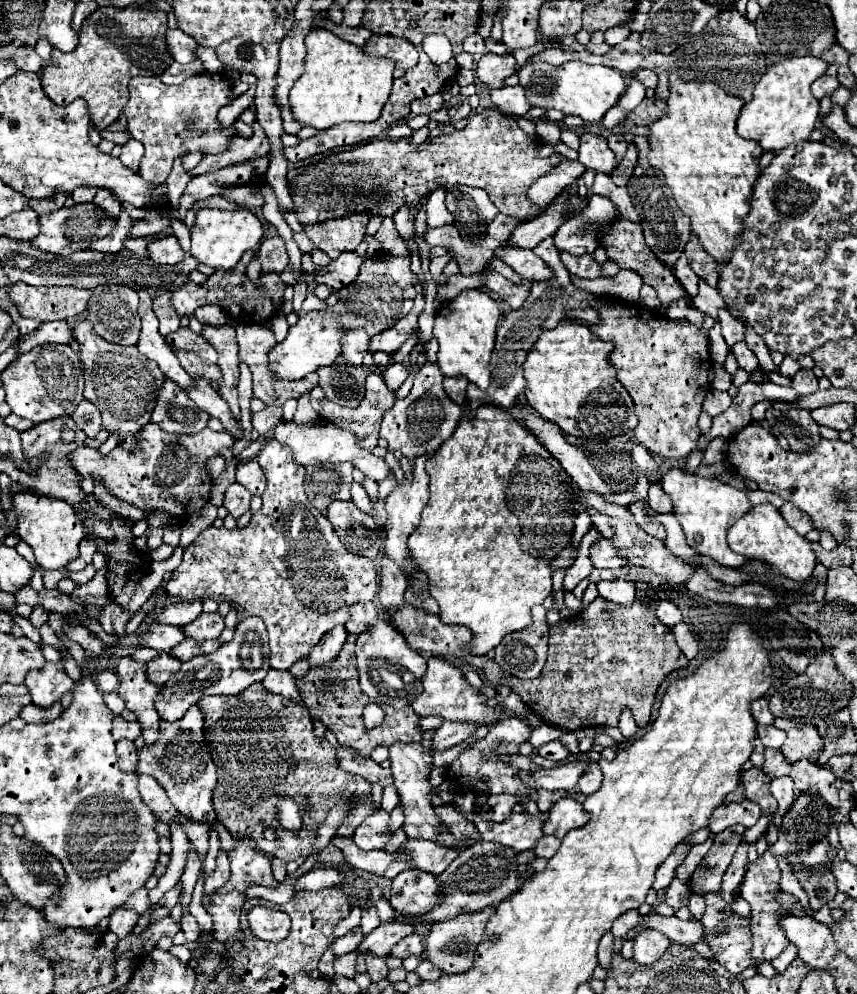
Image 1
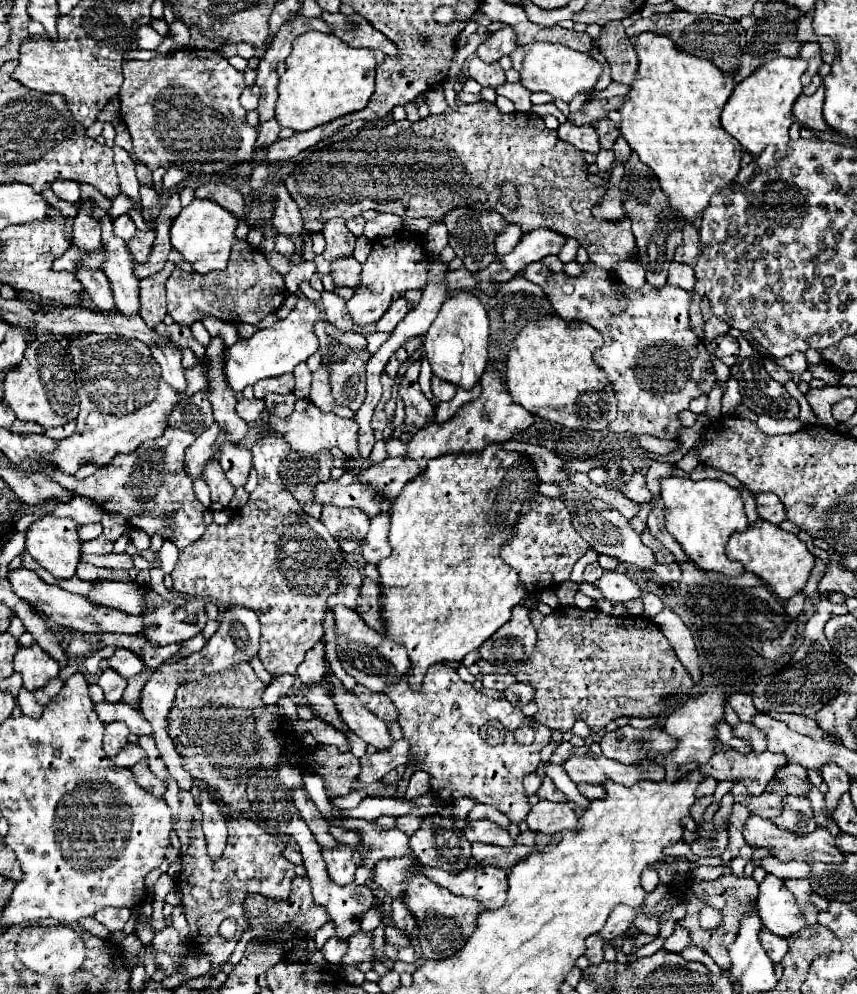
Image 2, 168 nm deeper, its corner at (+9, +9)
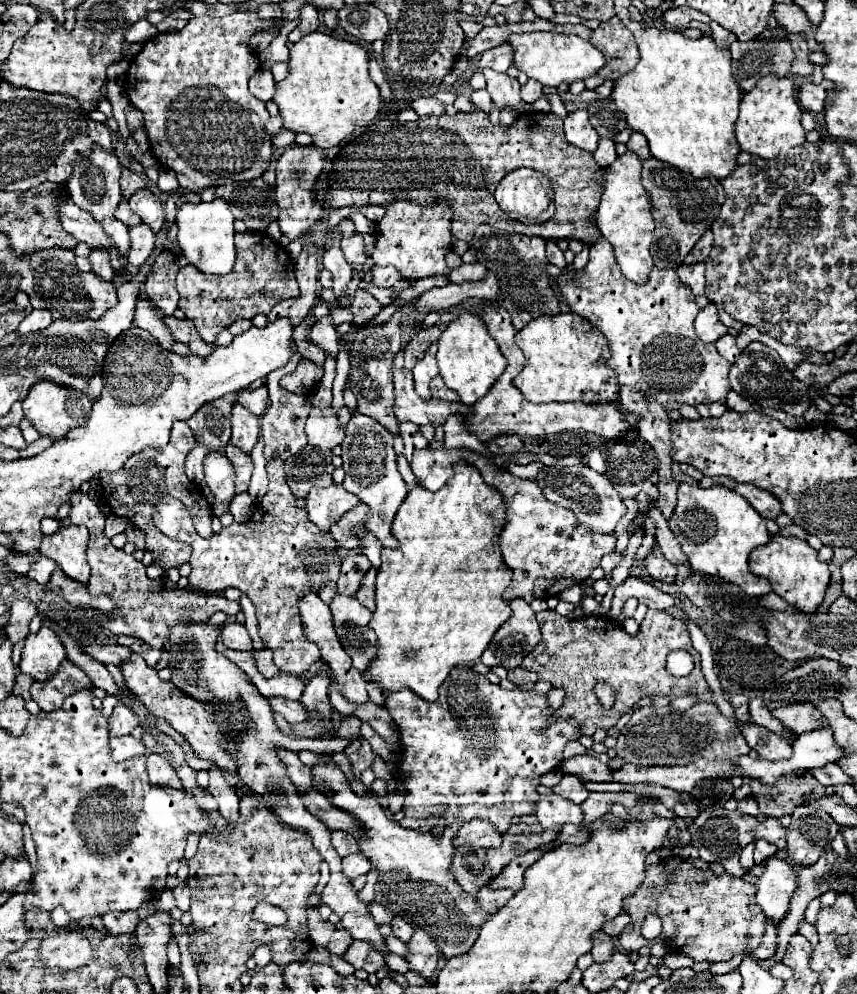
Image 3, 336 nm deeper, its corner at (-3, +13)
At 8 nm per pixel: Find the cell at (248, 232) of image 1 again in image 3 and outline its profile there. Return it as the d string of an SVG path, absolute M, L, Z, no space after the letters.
M213 199L209 203L185 203L177 211L177 227L179 227L179 247L189 259L191 265L201 269L203 273L217 273L225 275L233 269L235 263L235 217L229 211L229 205L223 199Z

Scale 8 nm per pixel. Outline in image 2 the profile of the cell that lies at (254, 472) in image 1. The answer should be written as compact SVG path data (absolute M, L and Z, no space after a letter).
M223 443L219 449L219 463L225 469L225 475L233 487L243 487L249 477L249 469L253 465L251 451L243 445Z

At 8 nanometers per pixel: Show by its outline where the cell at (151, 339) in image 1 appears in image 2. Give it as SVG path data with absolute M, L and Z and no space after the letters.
M97 203L91 207L91 215L103 223L101 227L101 239L103 249L107 249L107 263L103 265L103 273L107 275L115 299L115 307L123 315L139 313L139 281L133 277L133 261L131 255L123 243L123 239L115 237L111 227L111 217L105 209L101 209Z

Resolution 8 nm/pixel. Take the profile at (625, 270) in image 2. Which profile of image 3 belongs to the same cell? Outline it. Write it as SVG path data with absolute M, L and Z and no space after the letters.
M633 151L619 155L613 165L607 167L605 191L601 197L599 211L595 215L599 231L613 245L617 263L627 279L633 283L647 283L649 271L653 269L651 259L651 241L653 241L653 219L649 197L641 185L641 161Z

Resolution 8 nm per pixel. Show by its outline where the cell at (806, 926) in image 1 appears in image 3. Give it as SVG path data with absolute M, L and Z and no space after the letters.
M767 857L765 873L757 879L757 903L763 913L779 923L789 911L789 901L797 889L797 871L783 857Z

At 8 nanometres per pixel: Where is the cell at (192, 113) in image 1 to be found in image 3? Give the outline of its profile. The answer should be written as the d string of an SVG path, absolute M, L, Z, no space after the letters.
M237 11L229 17L223 17L223 19L215 19L215 17L195 17L191 19L181 31L177 33L159 33L157 39L151 39L145 43L143 51L133 59L129 71L127 71L127 79L125 79L125 87L127 87L127 97L131 101L133 107L137 107L139 111L143 111L145 115L145 131L149 135L149 145L155 153L155 157L159 159L161 165L173 169L177 173L177 179L179 179L179 185L187 191L201 191L205 187L219 187L219 185L227 185L227 183L233 183L233 181L249 181L249 179L255 179L255 177L261 177L267 169L269 169L269 161L271 161L271 153L273 153L273 143L271 143L271 137L267 135L265 131L265 123L269 119L269 111L265 109L265 103L259 101L249 89L247 89L247 83L249 79L255 75L255 71L259 69L259 59L257 59L257 53L249 51L247 49L247 43L249 43L249 37L255 35L257 31L261 29L267 29L273 25L275 19L269 19L269 21L259 21L255 13L245 13L245 11Z

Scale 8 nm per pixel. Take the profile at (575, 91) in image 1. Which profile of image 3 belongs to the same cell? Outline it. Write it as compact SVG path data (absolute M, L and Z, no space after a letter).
M513 33L509 37L513 45L513 63L525 71L531 79L537 79L541 85L559 87L561 83L571 85L573 81L585 81L599 73L599 69L607 63L605 55L593 47L589 41L577 35L565 33Z

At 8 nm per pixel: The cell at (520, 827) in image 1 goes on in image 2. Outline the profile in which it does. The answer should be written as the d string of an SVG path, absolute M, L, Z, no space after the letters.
M469 819L463 833L471 843L479 841L479 843L499 845L499 847L511 847L513 845L513 837L509 835L509 831L501 829L499 825L487 821L487 819L477 819L477 821Z

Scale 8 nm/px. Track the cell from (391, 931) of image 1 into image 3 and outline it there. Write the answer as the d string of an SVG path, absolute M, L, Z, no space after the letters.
M353 941L343 957L355 969L365 969L367 973L377 973L385 965L383 955L367 941Z

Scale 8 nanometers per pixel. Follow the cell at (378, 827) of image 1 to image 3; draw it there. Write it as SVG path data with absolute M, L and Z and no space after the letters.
M333 831L333 847L337 849L339 857L359 851L359 843L351 835L347 835L345 831Z

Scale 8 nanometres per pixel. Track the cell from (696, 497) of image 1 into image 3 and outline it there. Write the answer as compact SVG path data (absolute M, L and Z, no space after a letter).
M679 483L679 501L673 517L669 519L669 527L681 541L681 549L687 555L693 571L737 583L743 591L749 591L751 597L771 593L771 583L765 577L753 575L747 567L749 553L769 539L765 519L733 489L725 485L701 487Z

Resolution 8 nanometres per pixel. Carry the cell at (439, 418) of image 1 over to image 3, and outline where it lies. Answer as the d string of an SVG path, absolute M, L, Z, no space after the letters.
M433 343L427 351L425 351L425 357L417 361L417 365L413 367L413 377L415 377L415 391L419 393L421 399L431 399L431 391L429 391L429 383L433 377L439 375L439 369L437 369L437 359L435 359L435 353L437 353L437 345Z

